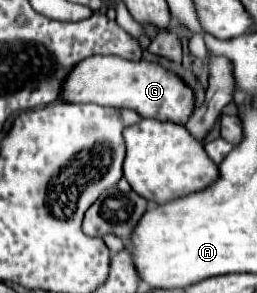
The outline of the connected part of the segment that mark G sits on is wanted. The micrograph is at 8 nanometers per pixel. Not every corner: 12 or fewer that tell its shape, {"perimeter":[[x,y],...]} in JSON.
{"perimeter":[[80,61],[62,97],[186,125],[192,87],[156,61]]}

